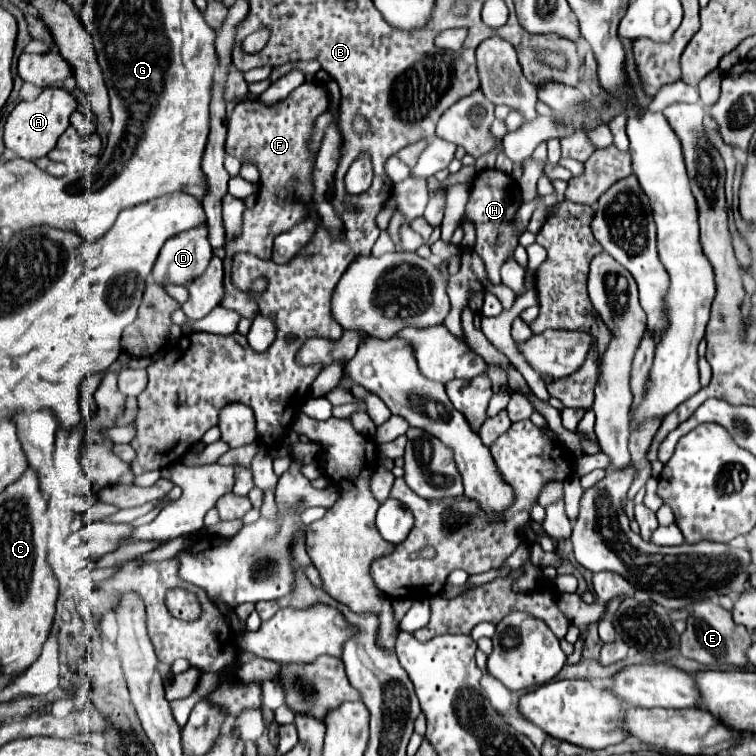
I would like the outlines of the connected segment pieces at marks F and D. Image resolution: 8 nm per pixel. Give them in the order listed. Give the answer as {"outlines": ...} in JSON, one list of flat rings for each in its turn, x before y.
{"outlines":[[[305,81,301,87,297,87,285,101,279,101,275,105,261,105,259,101,241,101,235,105,233,115,227,123,227,143,225,149,229,155,235,155,237,159,255,161,259,167,260,181,257,203,253,209,245,209,243,213,243,225,241,231,235,233,231,239,225,241,225,297,219,303,225,309,231,309,239,313,241,317,253,319,257,315,257,303,239,293,231,281,229,281,229,261,235,253,253,253,259,259,271,259,271,247,273,239,283,233,285,229,293,227,295,223,303,221,309,213,311,205,311,171,313,163,309,159,307,139,313,131,317,115,321,115,329,107,329,97,325,91,325,85,317,81]],[[203,223,167,239,153,267,155,283,187,285,191,279,199,277,213,257,207,235,207,225]]]}

